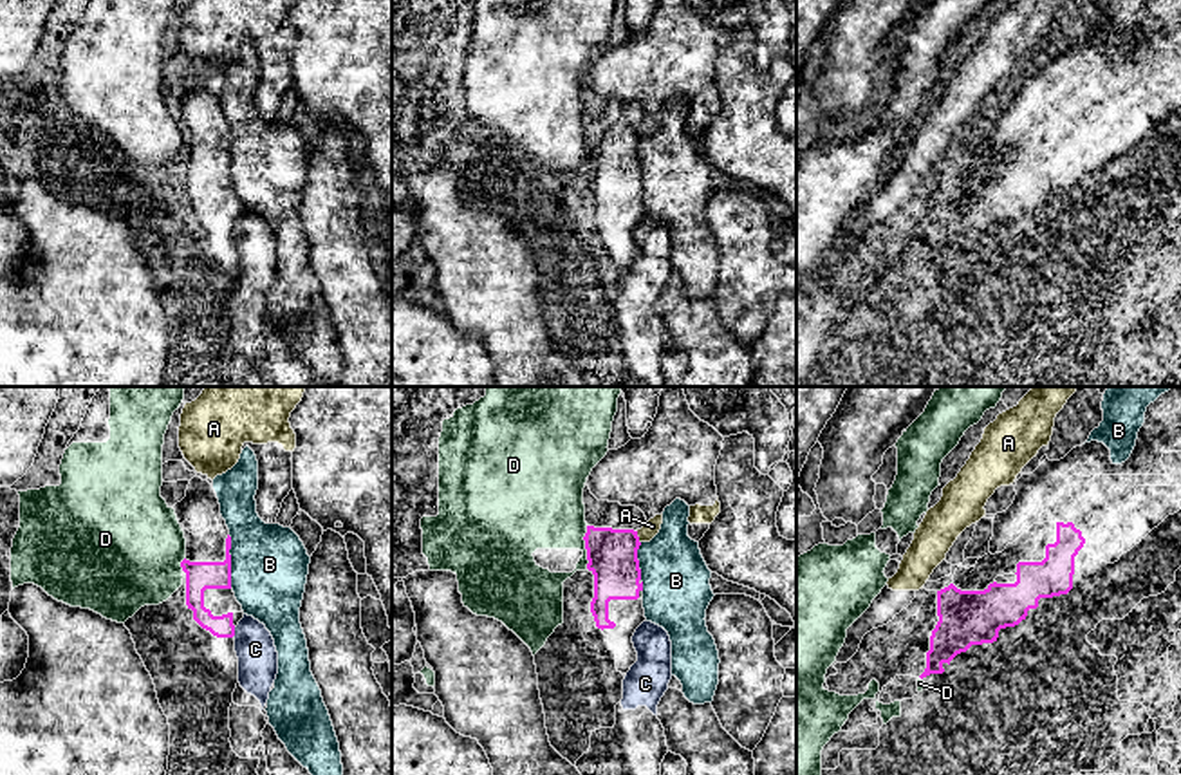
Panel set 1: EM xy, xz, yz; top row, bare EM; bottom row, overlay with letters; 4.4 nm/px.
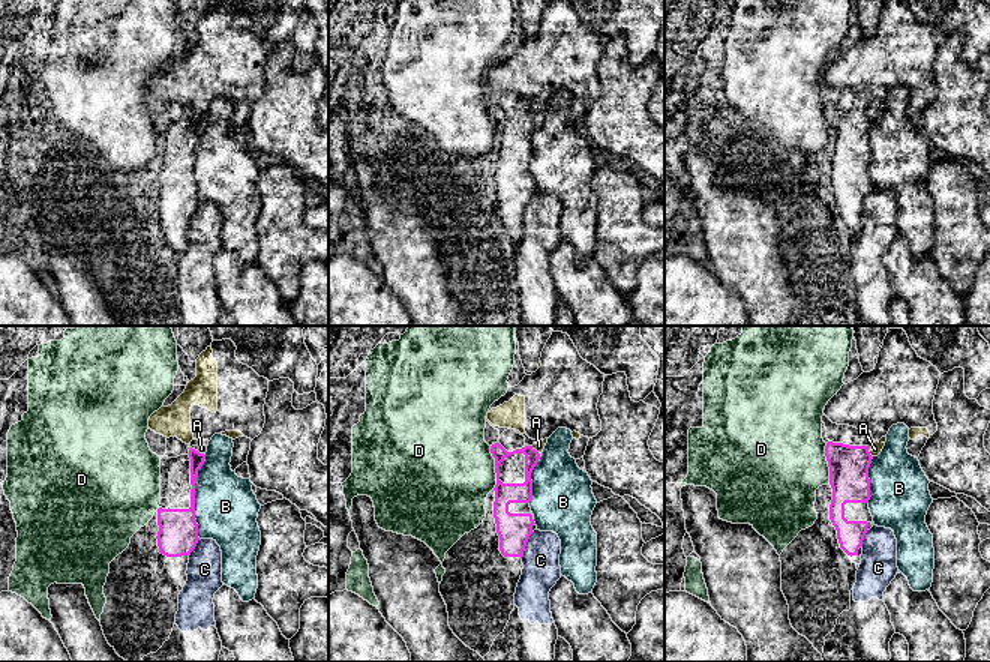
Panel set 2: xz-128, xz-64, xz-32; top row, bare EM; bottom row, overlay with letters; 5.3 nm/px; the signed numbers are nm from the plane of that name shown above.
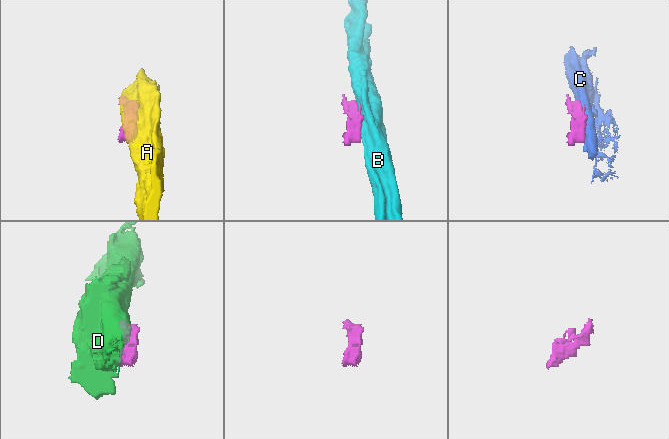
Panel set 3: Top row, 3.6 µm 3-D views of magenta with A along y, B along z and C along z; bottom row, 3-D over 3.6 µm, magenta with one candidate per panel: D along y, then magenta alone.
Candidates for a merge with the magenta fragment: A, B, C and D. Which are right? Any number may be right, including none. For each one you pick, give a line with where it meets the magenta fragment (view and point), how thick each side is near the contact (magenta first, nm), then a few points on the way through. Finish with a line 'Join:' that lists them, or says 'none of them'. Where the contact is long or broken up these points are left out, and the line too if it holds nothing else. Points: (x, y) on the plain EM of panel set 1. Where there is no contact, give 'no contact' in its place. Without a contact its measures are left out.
Join: none of them

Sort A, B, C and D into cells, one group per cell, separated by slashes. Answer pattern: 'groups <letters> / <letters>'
groups A / B / C / D

